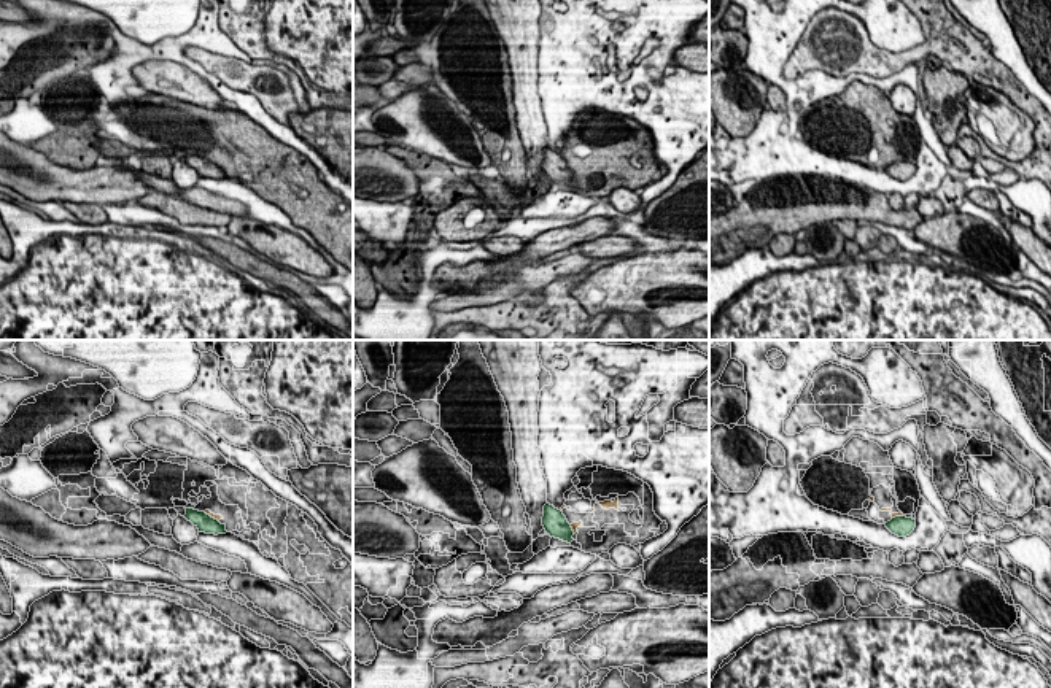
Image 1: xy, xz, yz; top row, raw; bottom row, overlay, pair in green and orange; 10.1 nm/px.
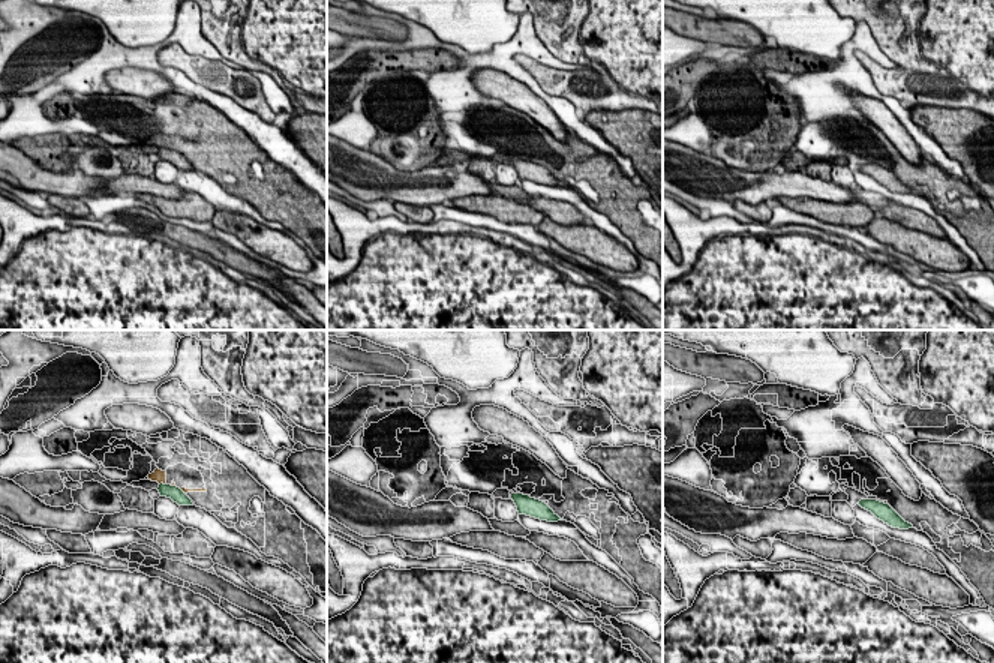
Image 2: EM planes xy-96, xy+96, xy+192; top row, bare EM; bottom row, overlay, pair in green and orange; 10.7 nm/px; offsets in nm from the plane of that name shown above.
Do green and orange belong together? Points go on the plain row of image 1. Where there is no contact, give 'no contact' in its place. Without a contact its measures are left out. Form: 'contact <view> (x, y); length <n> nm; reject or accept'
contact xy (210, 161); length 190 nm; reject

